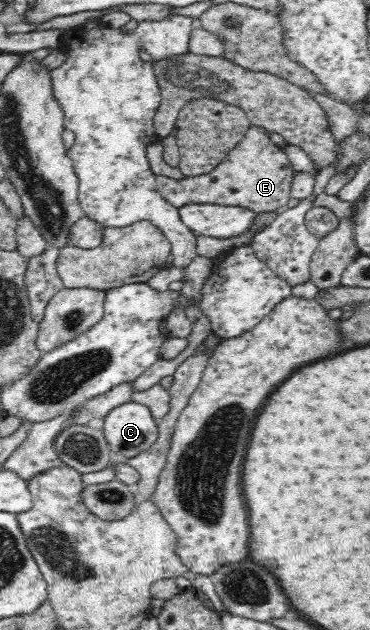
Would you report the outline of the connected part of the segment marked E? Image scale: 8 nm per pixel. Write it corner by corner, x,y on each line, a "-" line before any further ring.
250,125
245,137
210,172
195,177
184,175
183,179
156,176
157,187
159,193
177,208
187,203
209,203
245,207
255,213
273,212
283,210
291,199
289,192
296,171
287,163
287,154
279,153
269,132
261,126

